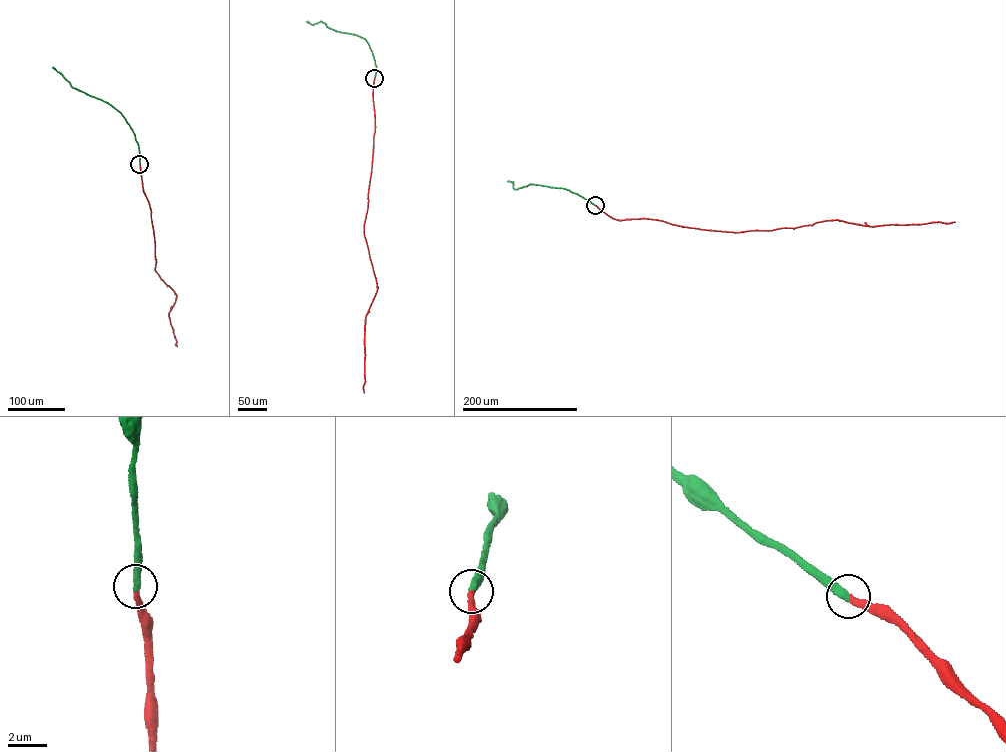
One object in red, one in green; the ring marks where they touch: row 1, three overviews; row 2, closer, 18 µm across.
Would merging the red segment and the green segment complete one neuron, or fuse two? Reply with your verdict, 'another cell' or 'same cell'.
same cell

